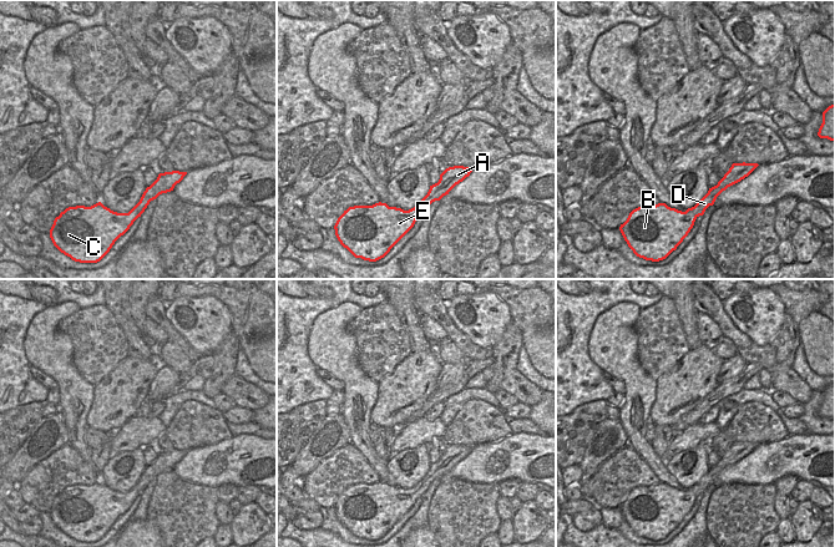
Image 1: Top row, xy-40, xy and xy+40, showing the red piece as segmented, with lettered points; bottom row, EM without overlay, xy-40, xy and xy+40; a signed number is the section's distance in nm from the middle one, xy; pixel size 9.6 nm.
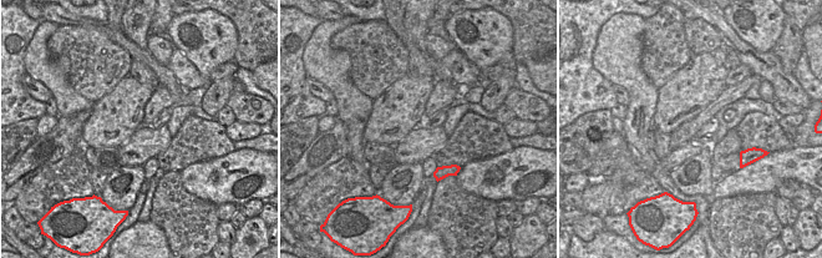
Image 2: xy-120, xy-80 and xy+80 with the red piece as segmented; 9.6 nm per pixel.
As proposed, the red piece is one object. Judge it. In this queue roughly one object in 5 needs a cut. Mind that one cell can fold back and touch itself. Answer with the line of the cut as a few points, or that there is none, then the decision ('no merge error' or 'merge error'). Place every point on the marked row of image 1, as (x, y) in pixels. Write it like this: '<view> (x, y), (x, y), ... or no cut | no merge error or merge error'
no cut | no merge error

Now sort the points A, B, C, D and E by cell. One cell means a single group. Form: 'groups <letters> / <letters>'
groups A B C D E

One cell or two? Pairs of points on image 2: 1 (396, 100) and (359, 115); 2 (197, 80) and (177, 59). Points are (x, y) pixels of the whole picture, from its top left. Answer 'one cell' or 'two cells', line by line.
1: two cells
2: one cell

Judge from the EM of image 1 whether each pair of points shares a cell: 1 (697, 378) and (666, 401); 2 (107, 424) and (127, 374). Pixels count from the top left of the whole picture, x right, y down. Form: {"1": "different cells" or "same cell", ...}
{"1": "same cell", "2": "same cell"}

